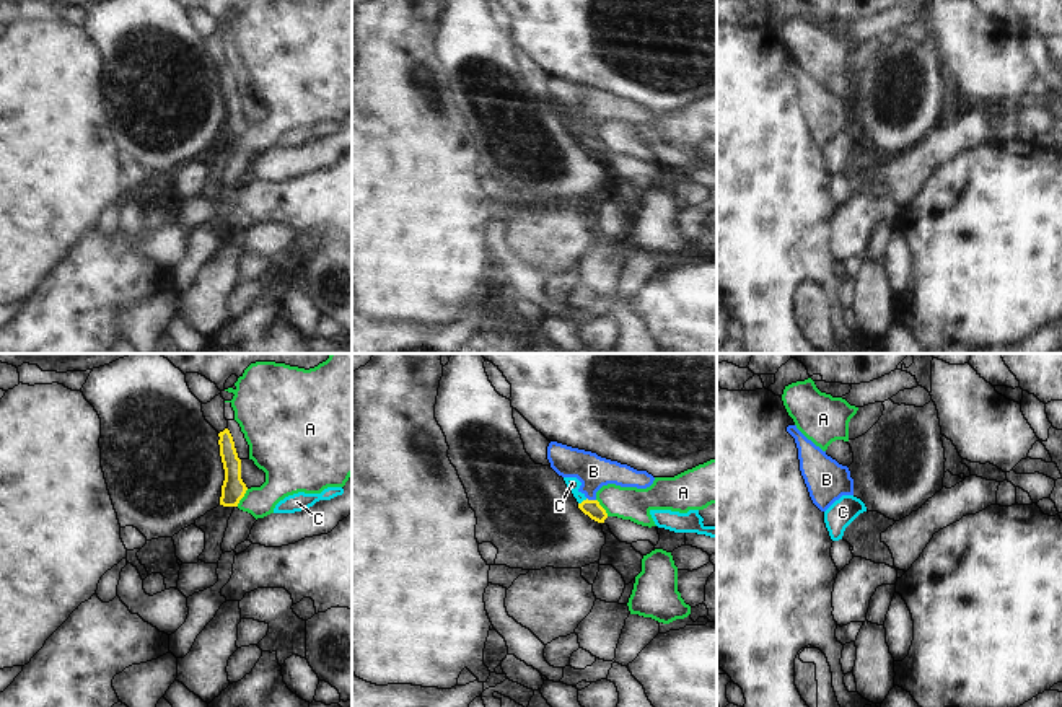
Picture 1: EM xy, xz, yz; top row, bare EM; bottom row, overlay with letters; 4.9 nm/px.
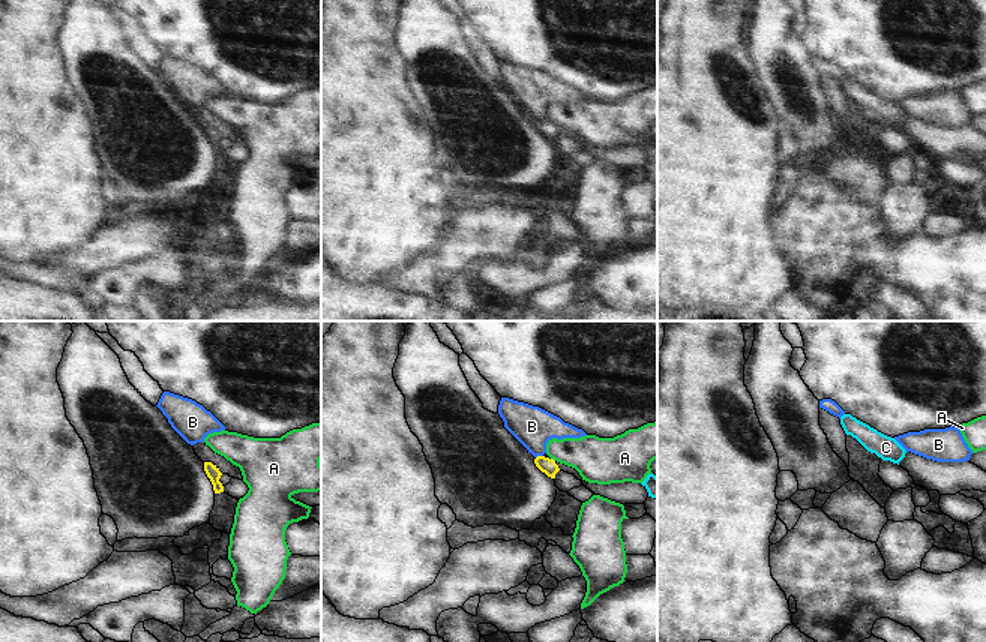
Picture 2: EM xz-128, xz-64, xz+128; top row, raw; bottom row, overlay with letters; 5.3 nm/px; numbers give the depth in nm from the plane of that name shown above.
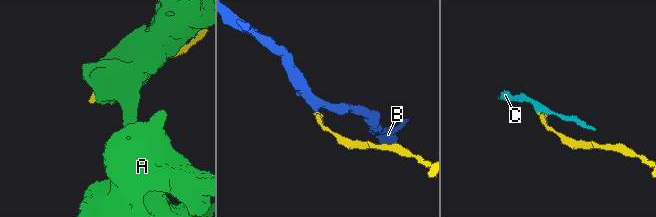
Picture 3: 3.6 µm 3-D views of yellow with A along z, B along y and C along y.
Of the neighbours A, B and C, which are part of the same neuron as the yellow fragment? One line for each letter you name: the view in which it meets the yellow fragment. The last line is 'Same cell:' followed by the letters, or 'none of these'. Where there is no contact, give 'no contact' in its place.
C: contact in xz
Same cell: C

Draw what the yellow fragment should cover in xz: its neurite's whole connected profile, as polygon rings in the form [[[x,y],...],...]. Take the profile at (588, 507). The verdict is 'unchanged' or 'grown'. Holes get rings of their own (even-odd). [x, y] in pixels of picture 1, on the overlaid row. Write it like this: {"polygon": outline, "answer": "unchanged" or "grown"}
{"polygon": [[[564,477],[564,481],[567,487],[572,490],[573,497],[577,498],[578,508],[591,520],[604,523],[604,520],[608,518],[606,510],[599,505],[598,500],[588,500],[585,494],[578,490],[581,482],[577,477]]], "answer": "grown"}

